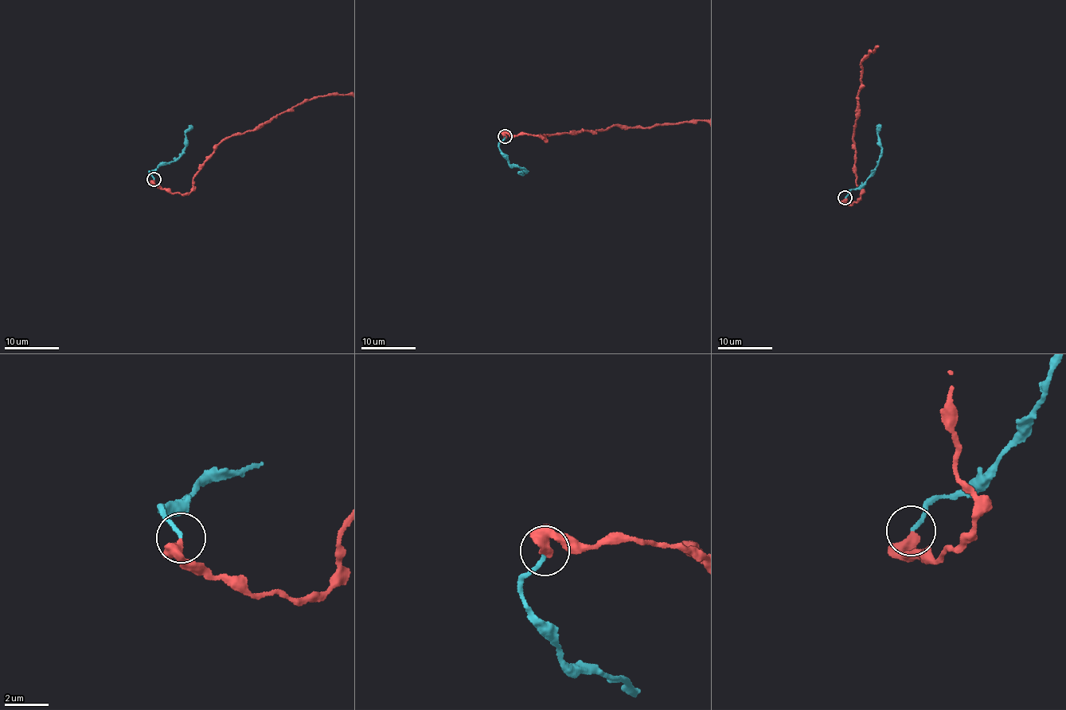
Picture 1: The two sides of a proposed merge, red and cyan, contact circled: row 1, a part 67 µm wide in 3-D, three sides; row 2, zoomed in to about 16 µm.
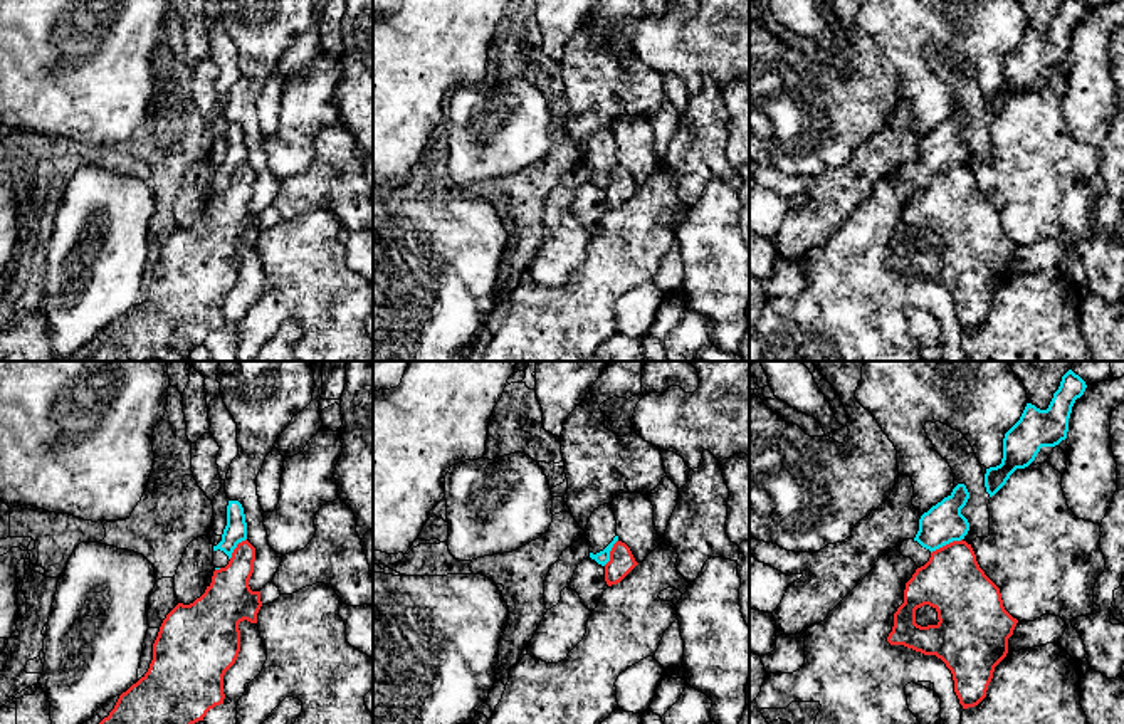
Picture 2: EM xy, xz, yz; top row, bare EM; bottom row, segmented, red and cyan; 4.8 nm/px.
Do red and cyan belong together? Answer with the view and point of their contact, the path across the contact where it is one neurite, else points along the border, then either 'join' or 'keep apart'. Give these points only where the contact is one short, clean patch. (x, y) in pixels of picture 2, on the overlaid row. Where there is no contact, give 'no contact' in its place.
yz (946, 545) | along yz (961, 538), (931, 553) | keep apart

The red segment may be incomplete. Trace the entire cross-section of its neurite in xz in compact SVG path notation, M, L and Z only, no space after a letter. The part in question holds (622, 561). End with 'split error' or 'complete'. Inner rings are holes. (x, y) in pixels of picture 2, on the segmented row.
M617 541L610 551L610 561L605 564L605 581L608 586L620 583L638 563L630 548Z; complete

